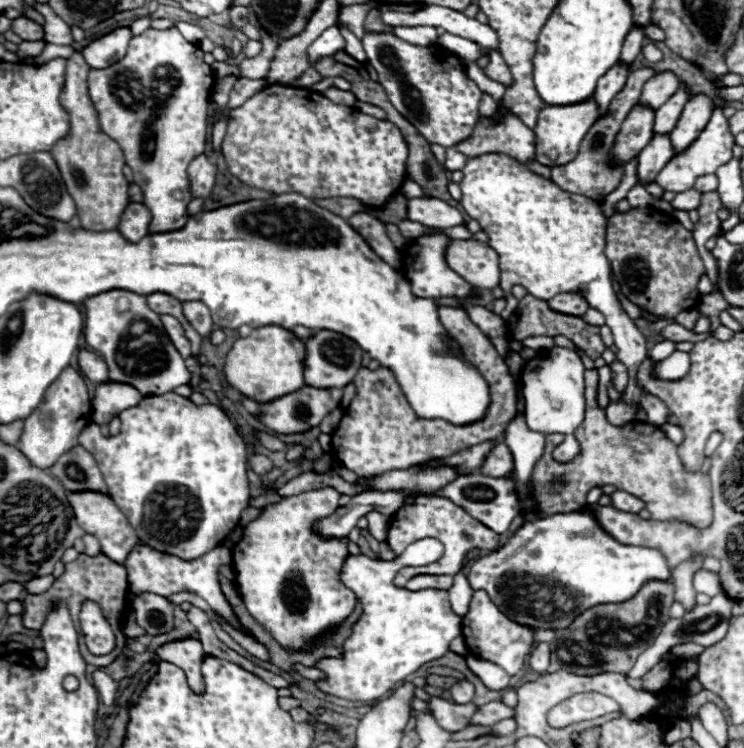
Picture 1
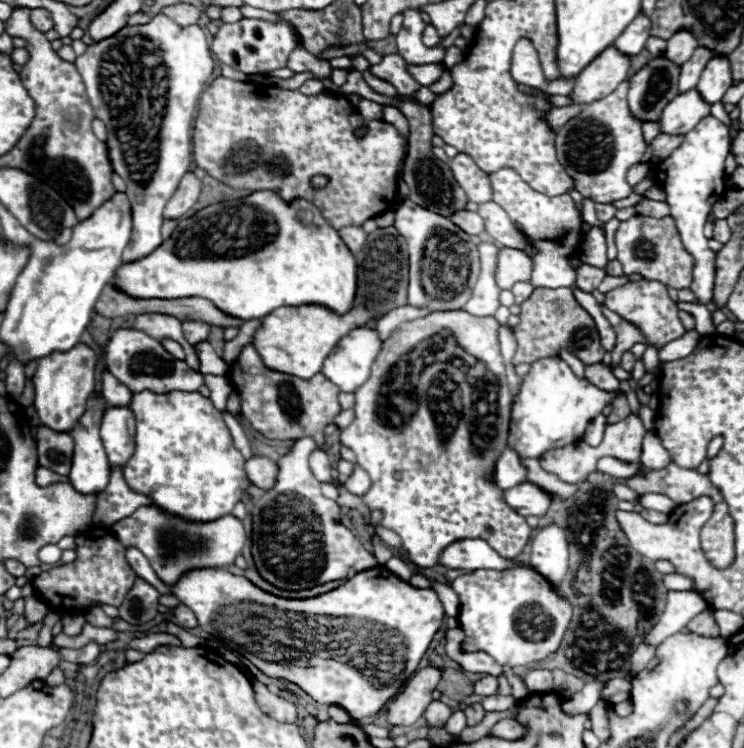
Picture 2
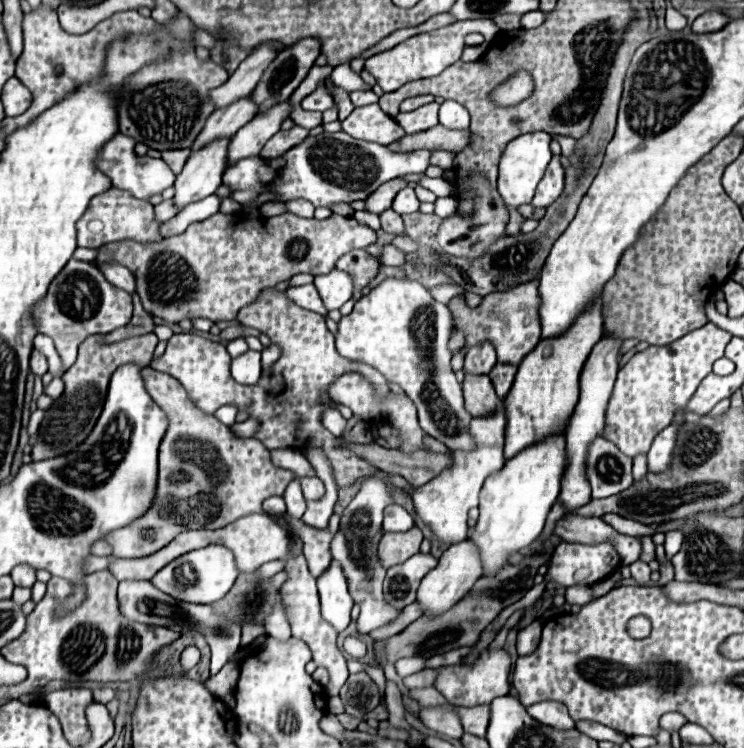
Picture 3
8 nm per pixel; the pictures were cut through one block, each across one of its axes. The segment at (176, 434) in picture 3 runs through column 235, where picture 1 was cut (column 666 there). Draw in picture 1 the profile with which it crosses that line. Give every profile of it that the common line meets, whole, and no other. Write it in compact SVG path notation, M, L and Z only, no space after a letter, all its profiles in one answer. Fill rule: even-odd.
M592 368L584 372L584 392L584 422L574 432L580 444L580 454L572 462L556 462L552 458L552 452L564 440L564 436L546 436L544 452L532 472L544 514L550 516L578 512L586 506L586 492L596 486L612 484L618 490L626 490L632 496L640 498L646 504L646 510L652 514L652 520L682 520L698 528L708 528L712 522L712 486L708 474L688 472L678 456L678 446L668 440L668 436L658 426L638 420L626 422L622 426L610 424L604 410L598 406L598 370ZM554 476L562 476L564 482L550 486L550 480Z

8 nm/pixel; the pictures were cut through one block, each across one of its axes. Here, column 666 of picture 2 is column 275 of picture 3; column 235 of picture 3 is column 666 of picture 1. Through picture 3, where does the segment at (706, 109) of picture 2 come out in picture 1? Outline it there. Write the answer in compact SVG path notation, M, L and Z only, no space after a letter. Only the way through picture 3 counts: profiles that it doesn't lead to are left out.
M666 134L654 136L654 140L650 140L650 144L638 156L638 184L646 186L656 182L658 172L670 162L672 154L670 138Z

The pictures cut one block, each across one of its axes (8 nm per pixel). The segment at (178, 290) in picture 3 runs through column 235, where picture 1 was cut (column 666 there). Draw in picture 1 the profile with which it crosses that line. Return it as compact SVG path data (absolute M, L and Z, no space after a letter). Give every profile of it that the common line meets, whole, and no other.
M632 208L632 210L626 212L626 214L614 214L614 216L608 220L608 226L606 226L606 248L604 248L604 252L606 252L606 258L608 258L610 264L612 264L612 272L614 272L616 280L618 280L618 284L620 284L620 292L622 292L632 304L636 304L638 308L654 314L656 318L674 320L682 310L690 310L690 308L696 308L696 306L698 306L700 294L698 294L696 284L698 284L698 280L702 278L702 274L706 274L706 268L704 268L704 264L702 264L702 260L700 260L700 256L698 256L698 250L696 250L692 232L688 232L688 230L686 230L680 222L676 222L674 218L662 216L662 214L656 214L656 212L650 212L650 208Z

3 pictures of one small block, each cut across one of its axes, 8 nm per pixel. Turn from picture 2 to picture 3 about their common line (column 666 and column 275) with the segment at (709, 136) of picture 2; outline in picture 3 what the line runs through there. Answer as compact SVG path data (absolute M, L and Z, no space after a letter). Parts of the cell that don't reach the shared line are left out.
M322 132L318 136L308 136L302 144L290 148L288 152L284 152L278 158L262 158L258 154L258 156L238 160L238 164L232 164L226 168L222 184L232 190L252 190L258 196L272 194L274 198L268 202L286 204L290 200L302 198L302 200L310 200L316 208L320 208L320 206L330 208L330 206L342 204L342 202L352 204L356 200L366 200L374 192L374 188L378 188L380 184L394 180L398 176L422 174L428 168L428 158L430 158L430 152L426 152L426 150L424 152L392 152L392 150L388 150L388 146L364 144L360 140L354 140L352 136L346 136L344 132L336 132L336 134Z

